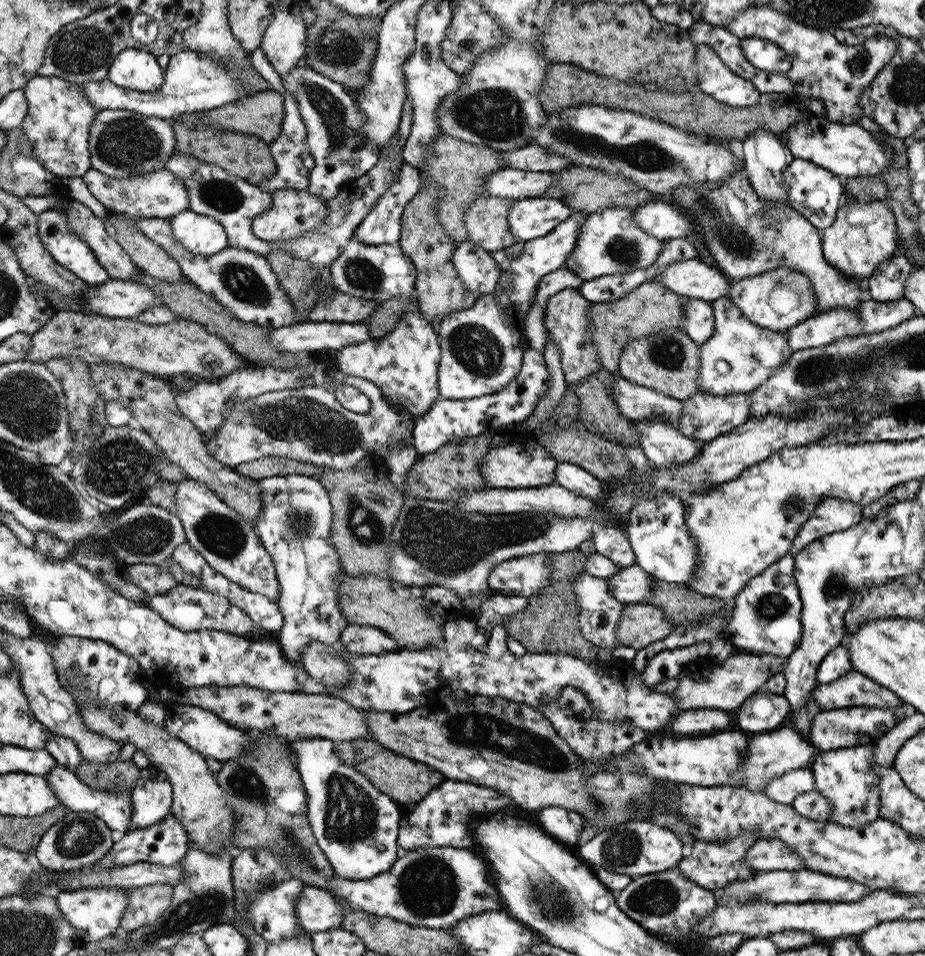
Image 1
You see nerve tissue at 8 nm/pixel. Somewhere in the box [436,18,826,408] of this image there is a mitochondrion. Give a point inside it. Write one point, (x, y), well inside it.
(645, 156)

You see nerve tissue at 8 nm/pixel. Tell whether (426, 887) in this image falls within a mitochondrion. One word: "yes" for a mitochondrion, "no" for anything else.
yes

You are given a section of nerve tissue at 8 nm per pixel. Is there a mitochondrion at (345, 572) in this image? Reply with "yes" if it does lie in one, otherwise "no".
no

